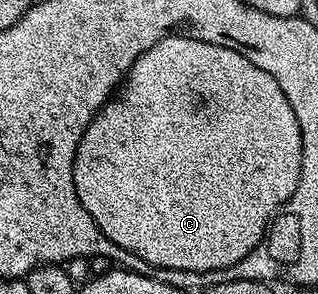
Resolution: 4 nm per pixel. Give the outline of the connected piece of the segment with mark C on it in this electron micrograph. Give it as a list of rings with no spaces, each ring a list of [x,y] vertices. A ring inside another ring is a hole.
[[[169,36],[156,42],[156,46],[144,50],[140,58],[136,58],[136,62],[126,73],[120,87],[98,109],[88,130],[84,130],[80,138],[80,146],[76,146],[72,178],[84,210],[88,210],[92,222],[96,222],[98,229],[109,240],[116,242],[116,246],[128,250],[128,254],[136,254],[136,258],[157,268],[211,272],[236,266],[240,258],[248,258],[248,254],[256,250],[256,246],[266,236],[282,205],[290,201],[292,194],[296,194],[301,169],[300,122],[296,122],[296,114],[292,106],[288,106],[288,98],[284,98],[284,90],[280,90],[280,82],[276,82],[276,78],[272,78],[268,70],[260,70],[260,66],[248,62],[244,54],[236,54],[236,50],[228,50],[228,46],[216,46],[212,42],[200,42],[196,38],[187,36]]]

